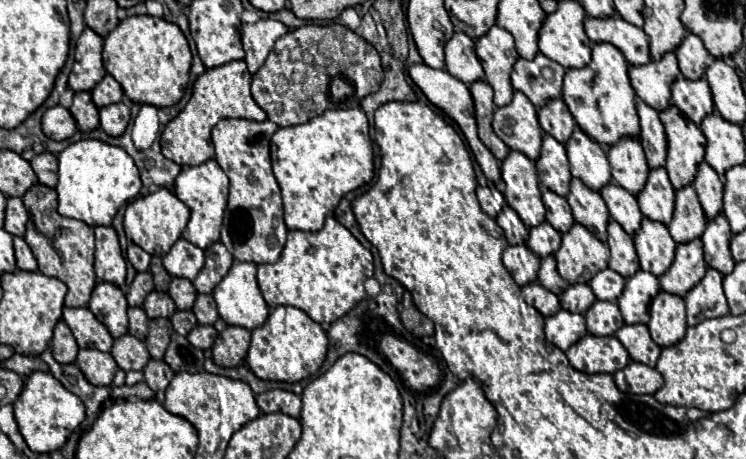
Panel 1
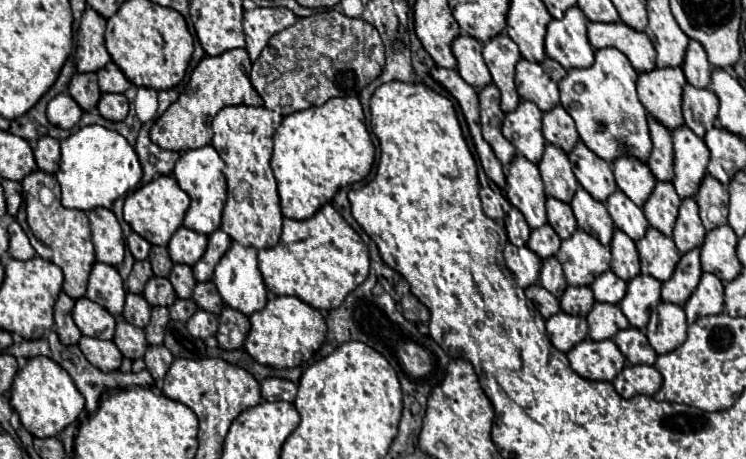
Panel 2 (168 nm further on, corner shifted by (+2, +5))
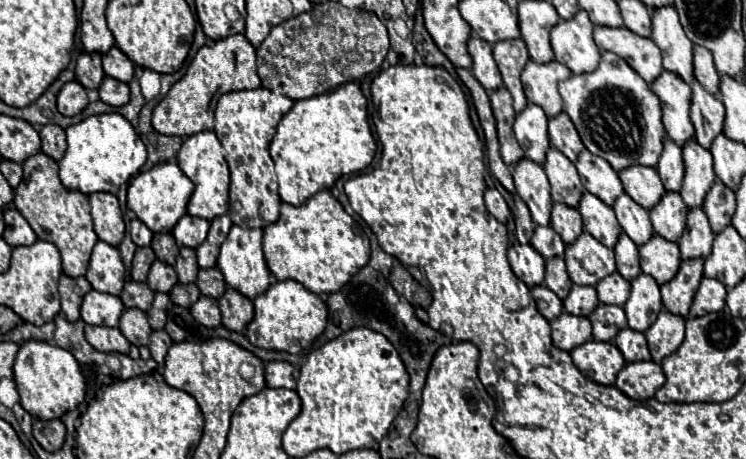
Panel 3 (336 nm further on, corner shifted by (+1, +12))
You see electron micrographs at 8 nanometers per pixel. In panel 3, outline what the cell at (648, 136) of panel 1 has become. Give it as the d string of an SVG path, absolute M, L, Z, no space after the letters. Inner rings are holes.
M671 138L663 140L663 152L657 164L657 172L665 184L665 190L679 192L679 184L683 180L683 158L681 146L675 144Z

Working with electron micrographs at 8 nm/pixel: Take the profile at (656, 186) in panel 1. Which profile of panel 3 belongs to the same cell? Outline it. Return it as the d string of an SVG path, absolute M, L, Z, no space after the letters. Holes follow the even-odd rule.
M665 192L661 196L659 204L655 204L649 210L655 234L659 234L671 242L677 242L685 230L687 210L689 208L683 204L683 198L677 192Z

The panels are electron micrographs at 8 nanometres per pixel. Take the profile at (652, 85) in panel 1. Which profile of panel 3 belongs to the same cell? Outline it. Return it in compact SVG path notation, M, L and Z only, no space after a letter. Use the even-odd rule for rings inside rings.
M661 72L659 78L651 84L653 94L661 100L663 112L663 126L667 136L683 146L687 136L693 136L693 124L689 120L689 106L691 106L691 88L689 84L673 72Z

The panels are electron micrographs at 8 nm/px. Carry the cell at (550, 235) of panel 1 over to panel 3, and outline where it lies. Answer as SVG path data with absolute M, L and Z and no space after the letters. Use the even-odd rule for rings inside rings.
M537 226L535 234L531 238L531 246L539 254L543 254L545 258L563 256L563 250L565 250L565 244L563 244L561 236L551 226Z

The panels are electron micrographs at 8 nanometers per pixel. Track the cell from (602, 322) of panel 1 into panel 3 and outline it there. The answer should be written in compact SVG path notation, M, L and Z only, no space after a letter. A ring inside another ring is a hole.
M599 304L589 314L589 320L593 324L593 338L601 342L613 340L619 330L627 328L627 318L623 308L615 304Z

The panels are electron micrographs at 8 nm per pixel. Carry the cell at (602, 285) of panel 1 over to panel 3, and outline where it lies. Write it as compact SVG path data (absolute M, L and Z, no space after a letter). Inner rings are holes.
M613 272L613 274L605 276L603 280L599 280L599 284L595 288L597 288L599 300L603 304L619 304L619 306L623 306L627 296L629 296L631 284L619 272Z

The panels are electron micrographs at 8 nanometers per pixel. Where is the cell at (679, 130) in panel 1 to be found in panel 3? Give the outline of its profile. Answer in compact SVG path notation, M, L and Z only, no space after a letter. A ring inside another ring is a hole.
M695 138L683 144L683 162L685 162L685 178L681 186L681 198L689 208L701 206L707 190L715 182L713 158L711 152L705 150Z

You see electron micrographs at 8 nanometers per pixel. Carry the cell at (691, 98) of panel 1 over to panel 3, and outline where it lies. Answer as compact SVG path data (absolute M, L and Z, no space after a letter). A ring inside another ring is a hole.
M697 80L691 84L693 98L691 98L691 122L695 126L695 138L703 148L709 148L713 138L723 132L725 108L723 102L709 94Z

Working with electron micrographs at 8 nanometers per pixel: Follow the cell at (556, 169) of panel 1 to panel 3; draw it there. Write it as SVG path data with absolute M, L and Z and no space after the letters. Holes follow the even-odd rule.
M557 148L547 150L547 158L543 162L543 170L551 182L551 196L555 202L563 202L567 206L577 206L583 194L583 184L575 164Z

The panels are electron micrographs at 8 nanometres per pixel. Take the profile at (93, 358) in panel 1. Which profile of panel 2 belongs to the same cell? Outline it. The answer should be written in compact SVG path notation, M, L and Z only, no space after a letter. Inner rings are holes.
M82 337L78 341L78 347L82 349L84 357L102 371L116 371L122 363L122 353L112 341L102 341L94 337Z

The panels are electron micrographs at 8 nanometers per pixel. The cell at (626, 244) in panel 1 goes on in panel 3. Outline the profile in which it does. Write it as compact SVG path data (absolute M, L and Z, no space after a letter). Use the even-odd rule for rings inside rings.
M623 232L615 244L615 258L617 258L617 272L625 280L633 280L641 274L639 268L639 250L637 244Z

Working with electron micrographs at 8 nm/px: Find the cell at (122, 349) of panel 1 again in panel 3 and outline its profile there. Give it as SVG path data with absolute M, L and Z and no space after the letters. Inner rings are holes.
M129 308L129 310L123 312L123 316L119 320L119 330L137 348L147 346L149 344L149 336L153 332L149 322L147 322L147 314L139 312L137 308Z

